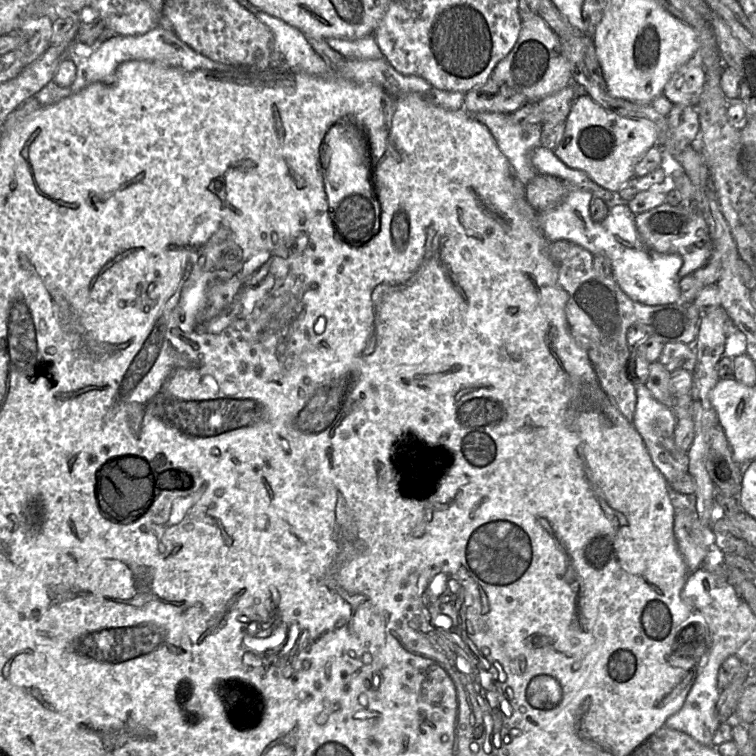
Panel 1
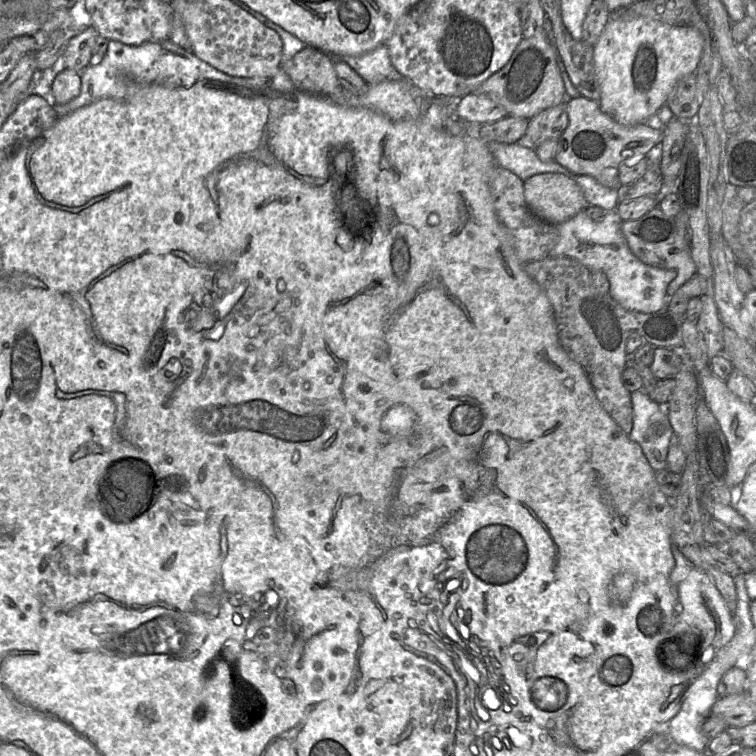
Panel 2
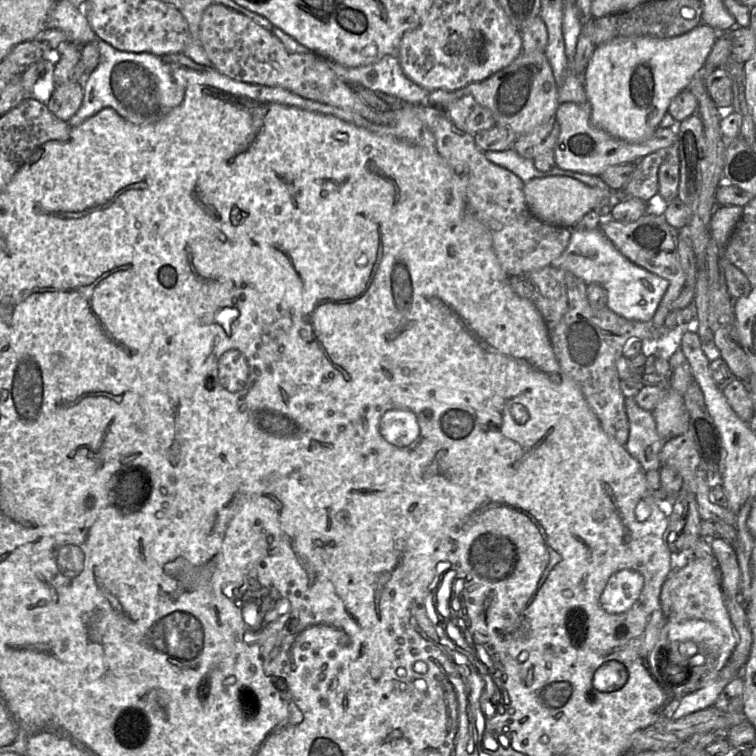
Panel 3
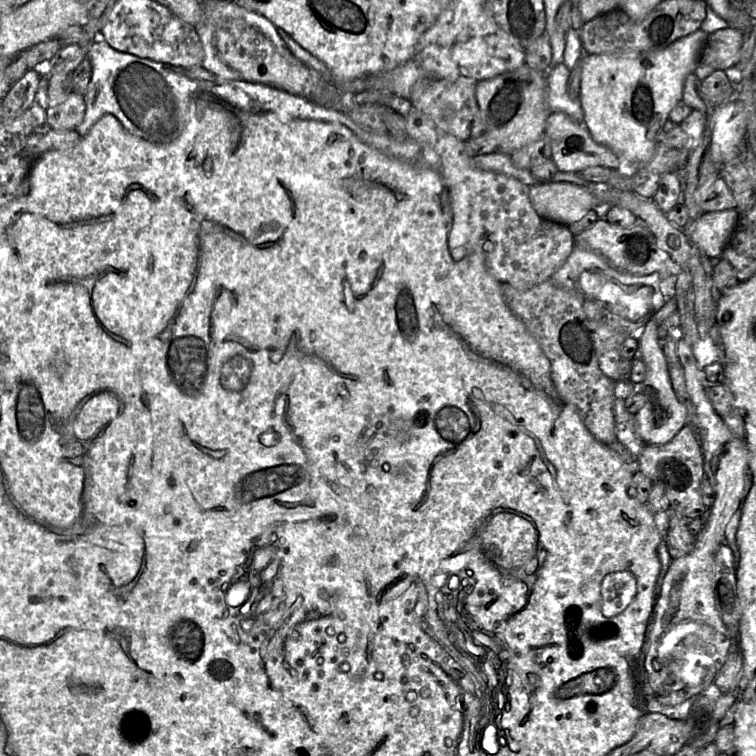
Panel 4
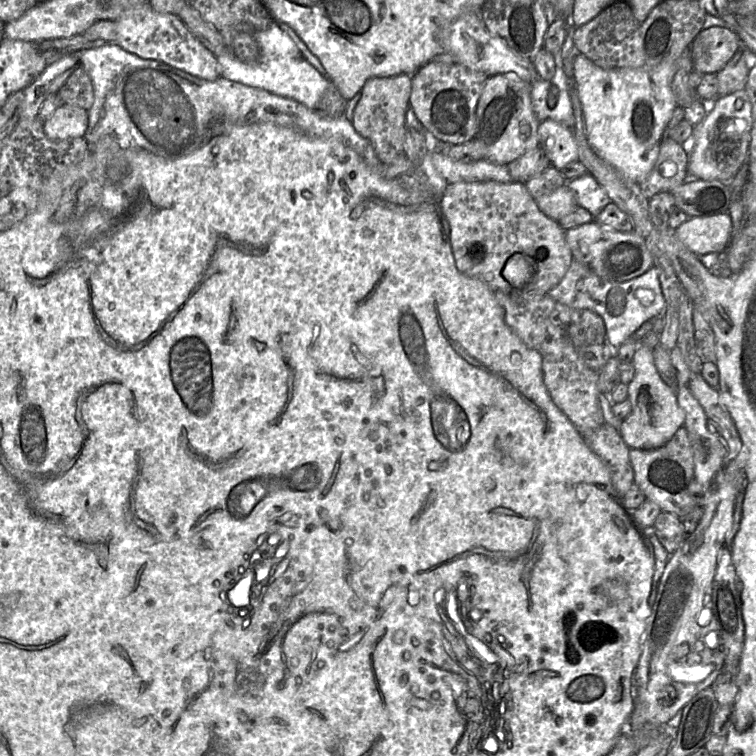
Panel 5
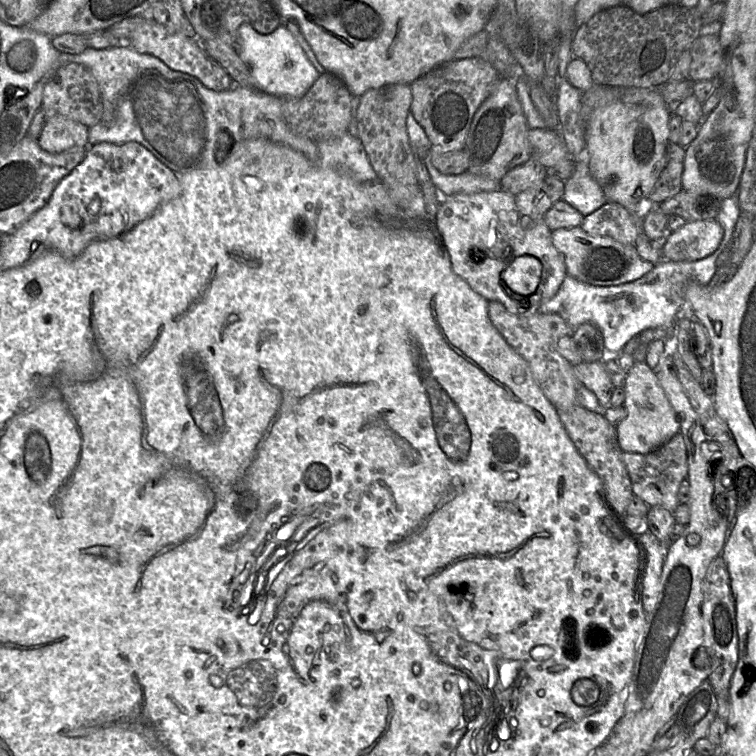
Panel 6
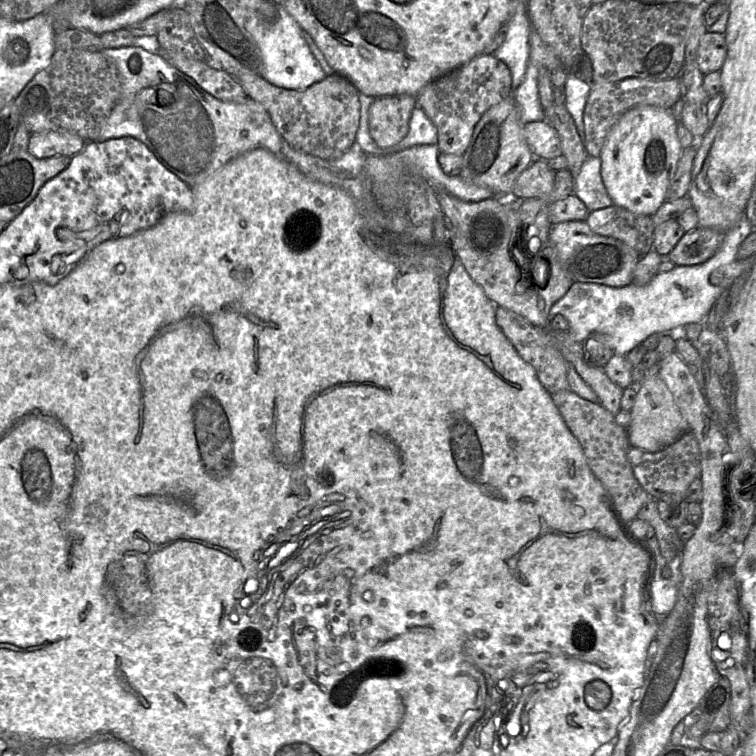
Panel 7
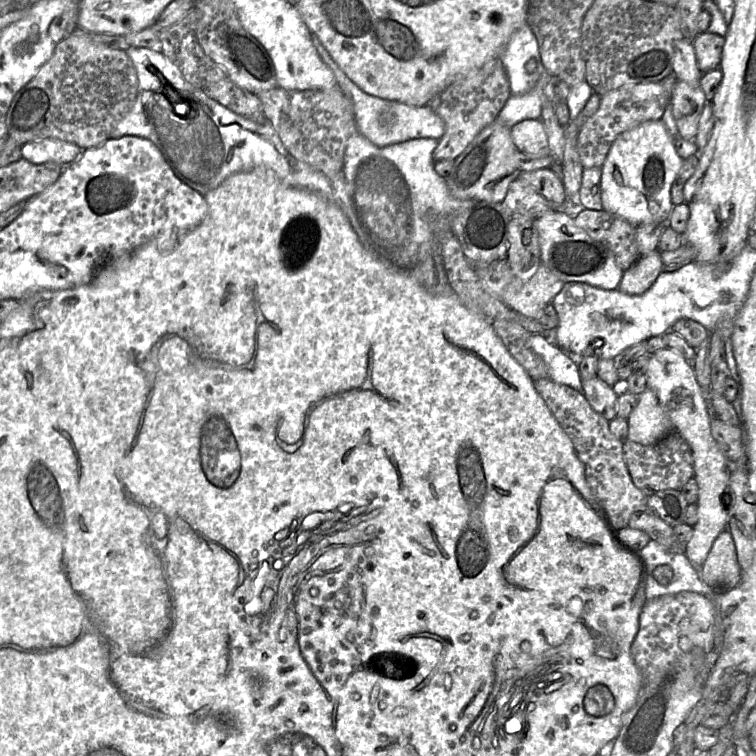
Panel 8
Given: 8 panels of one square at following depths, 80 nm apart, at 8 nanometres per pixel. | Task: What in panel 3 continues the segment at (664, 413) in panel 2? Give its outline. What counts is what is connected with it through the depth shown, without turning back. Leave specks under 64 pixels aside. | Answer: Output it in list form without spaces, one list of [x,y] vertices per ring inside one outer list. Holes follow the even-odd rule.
[[[634,397],[625,399],[629,421],[629,435],[625,449],[633,456],[644,471],[661,468],[660,452],[666,442],[657,432],[652,411],[638,406]]]

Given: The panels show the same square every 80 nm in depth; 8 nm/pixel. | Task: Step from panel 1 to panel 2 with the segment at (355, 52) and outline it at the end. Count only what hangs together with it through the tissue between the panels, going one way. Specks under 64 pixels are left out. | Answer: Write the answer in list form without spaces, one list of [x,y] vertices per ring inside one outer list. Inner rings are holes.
[[[385,45],[358,56],[331,55],[331,61],[343,62],[360,75],[367,84],[405,79],[393,66]]]

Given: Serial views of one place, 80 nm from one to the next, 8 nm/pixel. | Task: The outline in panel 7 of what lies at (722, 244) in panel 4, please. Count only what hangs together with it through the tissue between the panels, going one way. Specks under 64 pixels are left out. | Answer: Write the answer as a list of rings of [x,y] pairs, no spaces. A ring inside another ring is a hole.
[[[697,226],[684,232],[675,247],[666,255],[675,265],[694,265],[711,258],[721,247],[725,233],[713,229]]]

